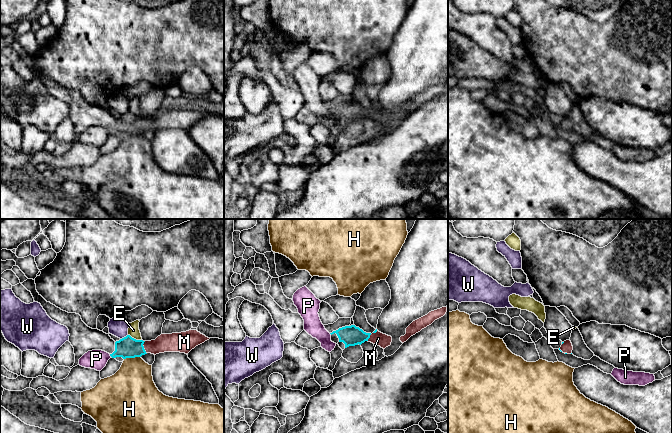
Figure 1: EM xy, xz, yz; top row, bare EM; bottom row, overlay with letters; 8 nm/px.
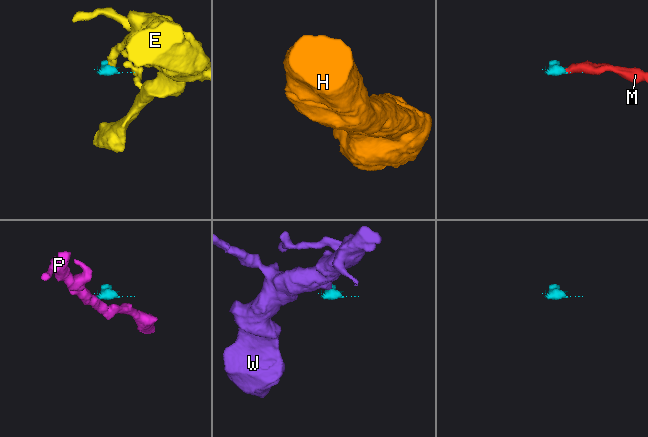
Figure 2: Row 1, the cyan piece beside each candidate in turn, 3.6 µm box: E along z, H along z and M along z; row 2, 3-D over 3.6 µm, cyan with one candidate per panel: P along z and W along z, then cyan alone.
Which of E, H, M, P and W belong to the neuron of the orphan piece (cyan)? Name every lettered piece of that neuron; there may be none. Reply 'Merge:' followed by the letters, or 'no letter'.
Merge: M

